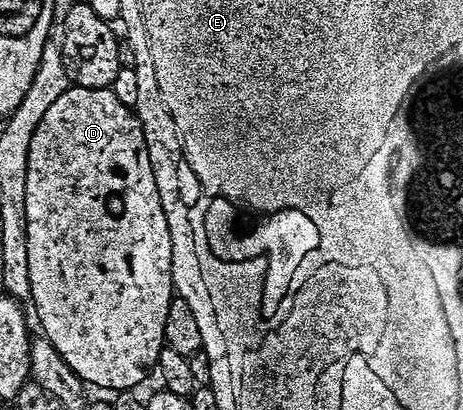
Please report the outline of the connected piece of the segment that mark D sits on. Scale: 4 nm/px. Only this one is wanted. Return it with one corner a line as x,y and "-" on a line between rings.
71,85
64,93
60,93
60,97
56,97
56,101
50,106
48,113
44,113
44,121
40,121
40,125
36,125
36,133
32,133
32,145
34,147
34,155
38,155
38,159
42,159
42,163
46,163
46,159
50,159
50,203
62,203
62,199
66,199
66,211
50,211
50,215
26,215
26,228
28,229
28,277
30,278
29,302
31,304
34,303
34,311
38,314
38,323
42,326
41,334
58,350
60,357
64,357
66,364
79,375
83,384
89,385
91,388
93,388
92,386
109,387
112,393
130,391
137,388
150,371
150,368
157,364
158,355
164,346
165,319
168,317
170,302
176,295
174,282
172,281
172,237
168,229
168,217
164,213
164,205
160,201
160,193
156,189
156,177
152,173
152,161
148,161
148,145
144,141
142,126
137,114
131,108
126,107
124,101
120,101
120,97
116,97
116,93
110,87
79,87

